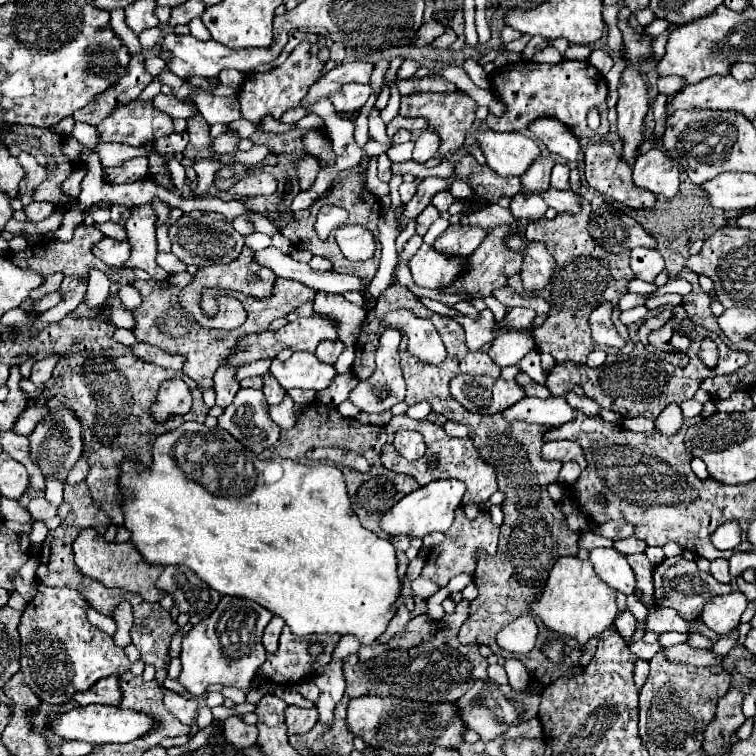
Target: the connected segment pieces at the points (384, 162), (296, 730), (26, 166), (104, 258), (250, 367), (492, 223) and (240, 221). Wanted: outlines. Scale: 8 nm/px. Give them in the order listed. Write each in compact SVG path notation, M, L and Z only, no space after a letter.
M381 154L377 162L379 162L379 180L389 182L389 178L391 178L391 160L387 158L387 154Z
M289 706L285 712L285 724L289 734L305 734L309 732L317 722L317 710L305 710L299 706Z
M21 152L18 157L18 161L23 168L28 181L26 192L21 196L23 206L27 206L27 204L31 204L31 200L33 200L33 198L31 198L31 194L33 194L35 188L41 184L41 182L46 180L52 165L49 166L49 169L40 166L36 162L35 158L27 152Z
M103 238L99 244L93 246L91 250L101 262L105 262L107 266L111 268L121 268L129 256L131 256L131 246L127 240L119 242L119 240L113 240L113 238Z
M263 359L257 362L246 364L245 366L242 366L241 368L237 369L235 378L238 381L241 381L242 379L247 377L263 375L265 374L265 372L269 370L270 365L271 365L271 360L269 359Z
M489 204L487 208L465 216L465 218L461 220L461 224L467 224L467 226L483 226L483 228L487 228L487 232L491 232L491 230L495 230L499 224L515 226L515 218L511 216L509 210L505 210L505 208L497 206L497 204Z
M247 216L235 218L235 220L233 220L233 228L235 228L239 234L243 234L243 236L249 236L249 234L255 232L255 226L253 226L253 222L251 222Z

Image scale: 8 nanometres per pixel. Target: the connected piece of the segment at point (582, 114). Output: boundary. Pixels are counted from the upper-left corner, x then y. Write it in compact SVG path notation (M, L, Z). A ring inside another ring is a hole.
M515 62L503 68L495 68L489 74L495 94L507 106L503 116L487 116L487 124L495 132L519 132L527 130L527 126L537 118L557 118L561 120L577 138L587 138L593 134L607 134L607 84L599 70L589 62L559 62L559 64L537 64L537 62ZM589 108L597 108L601 116L601 124L597 130L587 126Z

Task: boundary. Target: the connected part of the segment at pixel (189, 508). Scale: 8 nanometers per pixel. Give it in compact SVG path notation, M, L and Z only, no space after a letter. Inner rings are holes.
M185 422L177 430L167 432L163 436L157 436L153 442L153 464L151 470L145 470L141 464L137 464L133 458L123 462L123 478L121 488L125 496L125 528L131 530L131 542L137 544L139 552L147 562L171 566L171 564L183 564L189 566L203 582L207 582L213 590L221 594L231 594L239 598L249 598L275 616L283 618L285 624L291 628L297 636L307 634L351 634L361 644L373 644L389 626L397 612L397 600L401 594L401 578L397 576L397 558L395 548L391 540L383 540L371 530L363 528L357 520L355 512L351 510L351 502L347 496L347 486L343 472L337 466L319 464L319 466L305 466L287 458L275 458L273 460L259 460L251 450L247 450L243 444L239 444L229 432L223 432L221 428L207 428L199 422Z

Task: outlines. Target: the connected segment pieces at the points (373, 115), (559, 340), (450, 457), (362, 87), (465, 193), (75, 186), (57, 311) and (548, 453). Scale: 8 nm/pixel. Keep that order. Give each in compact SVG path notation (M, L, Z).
M371 108L371 112L369 112L369 136L371 136L373 140L381 142L381 144L389 144L389 142L391 142L391 140L387 138L387 134L385 134L385 124L383 124L383 120L379 118L379 110L377 110L377 108Z
M583 198L581 210L577 214L557 214L553 220L537 220L527 226L525 236L529 240L541 240L551 256L555 258L557 266L553 270L551 282L547 288L535 292L535 296L545 298L551 304L549 322L543 322L535 328L535 344L539 352L549 352L557 362L577 362L585 364L587 354L595 350L597 342L591 338L589 330L589 314L601 304L611 300L613 304L619 302L623 294L627 294L627 284L635 278L633 270L629 268L629 250L619 254L605 252L595 240L591 240L587 232L591 206Z
M409 418L409 428L421 432L425 436L425 444L427 444L427 454L417 460L417 462L407 462L403 458L399 458L399 454L395 452L395 446L393 446L393 434L395 430L391 426L387 426L387 442L383 444L381 448L381 464L387 468L387 470L395 470L395 472L405 472L405 474L415 474L417 482L421 486L427 486L429 482L433 480L439 480L439 478L457 478L457 480L463 480L467 484L467 496L463 496L463 504L467 502L475 502L475 504L481 504L485 502L493 492L497 492L497 472L493 466L485 464L479 456L477 456L477 448L473 446L471 438L449 438L445 434L445 430L437 424L431 424L427 420L413 420Z
M345 84L339 92L329 94L337 112L355 112L361 110L371 94L371 86L367 84Z
M453 180L453 184L451 184L449 190L453 192L455 198L463 198L463 200L467 200L467 198L473 194L471 186L469 186L467 182L463 182L463 180Z
M80 165L73 173L62 183L61 188L63 192L71 198L78 198L81 192L81 182L86 175L86 168Z
M65 276L65 280L63 280L59 292L61 292L61 302L39 318L39 322L43 322L43 326L45 326L47 322L57 322L57 320L61 320L61 316L67 316L69 312L73 312L73 310L83 302L85 292L87 292L87 278Z
M555 440L555 442L547 442L543 446L543 458L545 460L559 460L559 462L569 462L575 460L579 462L581 468L587 466L583 448L571 440Z

